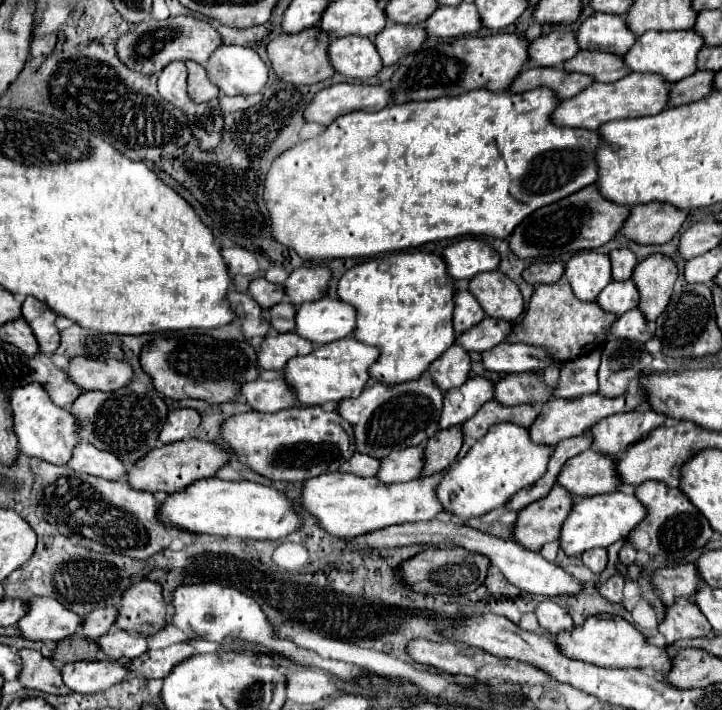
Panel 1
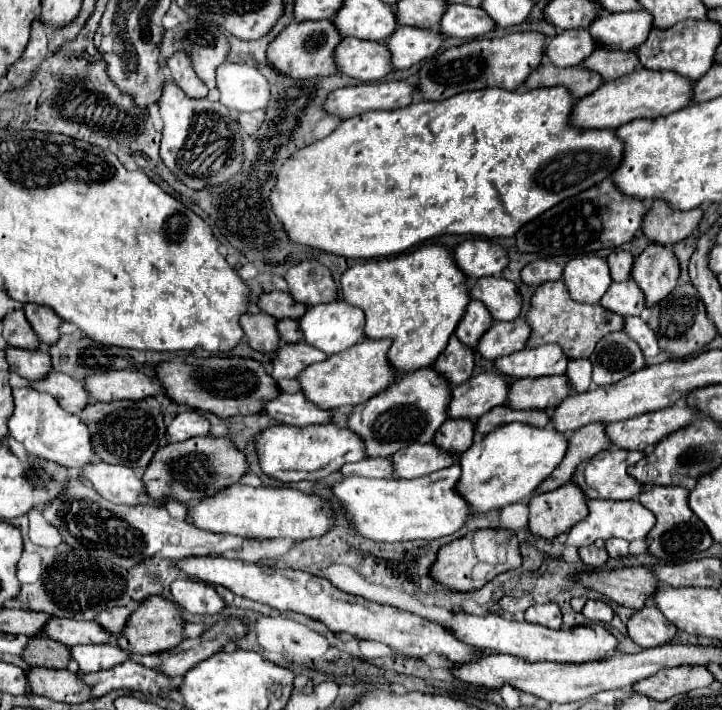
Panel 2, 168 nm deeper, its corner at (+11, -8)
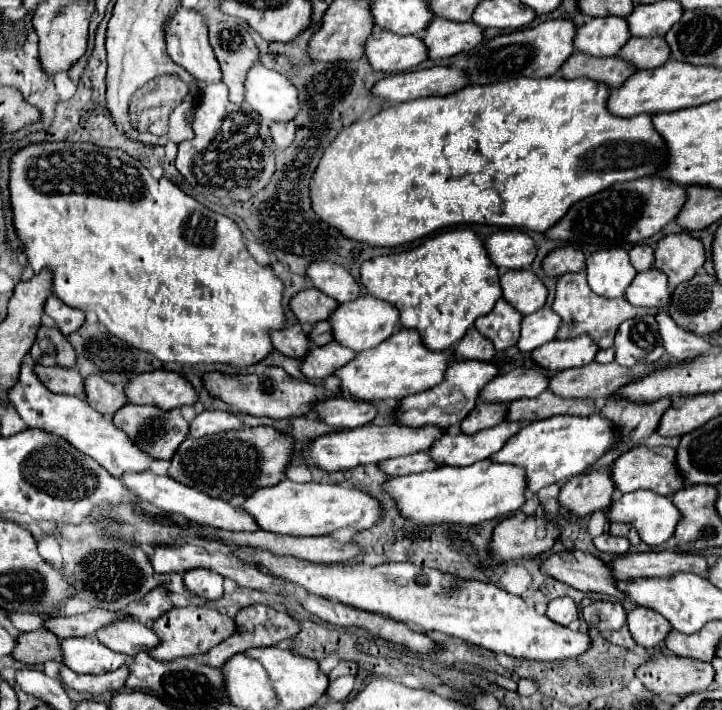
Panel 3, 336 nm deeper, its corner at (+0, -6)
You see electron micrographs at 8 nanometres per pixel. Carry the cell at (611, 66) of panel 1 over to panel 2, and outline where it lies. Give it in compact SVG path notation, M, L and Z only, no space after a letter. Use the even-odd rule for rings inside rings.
M597 47L593 55L585 59L583 67L601 73L603 81L613 81L633 73L639 67L639 57L635 51L613 51L607 47Z

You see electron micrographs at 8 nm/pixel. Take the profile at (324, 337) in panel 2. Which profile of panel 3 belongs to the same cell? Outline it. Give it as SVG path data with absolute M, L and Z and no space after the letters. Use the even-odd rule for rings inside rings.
M364 295L354 301L338 305L336 311L332 311L328 321L332 325L332 335L336 343L352 351L366 351L366 349L376 347L378 343L382 343L384 339L388 339L394 333L394 329L398 327L398 311L394 305L386 301L380 301L372 295Z

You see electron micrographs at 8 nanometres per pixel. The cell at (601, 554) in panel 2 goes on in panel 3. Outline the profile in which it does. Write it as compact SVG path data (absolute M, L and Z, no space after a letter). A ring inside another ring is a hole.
M610 533L594 537L594 545L596 545L596 549L600 553L610 553L610 555L624 555L630 549L628 539L624 539L624 537L612 537Z

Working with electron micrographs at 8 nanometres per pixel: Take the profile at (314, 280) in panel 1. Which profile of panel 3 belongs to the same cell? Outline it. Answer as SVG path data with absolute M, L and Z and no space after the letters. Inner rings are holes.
M312 263L306 271L306 277L312 281L312 287L324 291L338 303L352 301L360 295L358 283L338 263Z

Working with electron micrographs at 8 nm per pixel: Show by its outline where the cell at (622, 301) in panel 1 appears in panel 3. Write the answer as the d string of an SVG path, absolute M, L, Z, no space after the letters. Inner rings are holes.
M656 269L638 273L628 285L626 299L636 307L664 307L670 299L668 281L664 273Z

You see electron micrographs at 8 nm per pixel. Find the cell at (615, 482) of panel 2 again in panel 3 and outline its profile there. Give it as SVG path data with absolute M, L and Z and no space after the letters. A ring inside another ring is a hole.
M634 447L626 453L622 453L614 463L612 463L612 481L614 487L620 489L622 493L630 493L630 491L638 491L638 489L648 489L648 491L656 491L660 495L672 495L674 491L682 489L684 481L676 471L676 449L672 447Z

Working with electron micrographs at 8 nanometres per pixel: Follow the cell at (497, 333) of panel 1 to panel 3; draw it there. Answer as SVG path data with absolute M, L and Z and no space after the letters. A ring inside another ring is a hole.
M542 307L536 313L530 313L530 315L522 317L520 339L516 343L518 351L530 353L536 347L540 347L542 343L552 341L558 327L560 327L560 317L556 317L556 313L552 309L546 309L546 307Z

